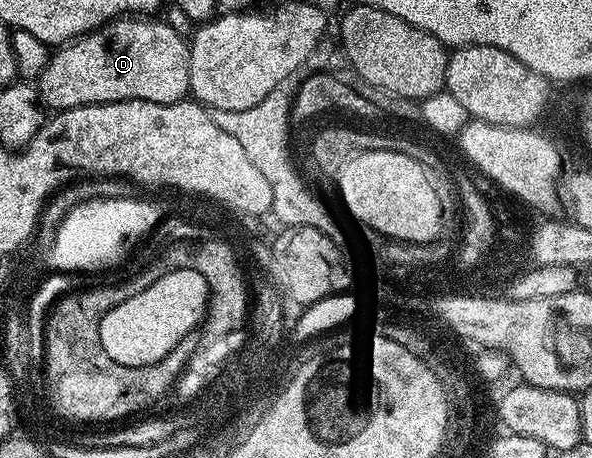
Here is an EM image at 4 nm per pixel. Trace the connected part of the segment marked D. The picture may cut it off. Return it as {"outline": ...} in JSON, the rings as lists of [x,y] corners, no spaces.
{"outline":[[[122,16],[114,18],[112,22],[106,22],[104,26],[91,34],[82,34],[73,41],[64,43],[60,48],[54,49],[49,55],[49,62],[43,68],[41,77],[36,79],[35,85],[39,91],[39,98],[46,107],[50,106],[50,111],[70,110],[80,106],[106,106],[108,102],[126,102],[127,100],[143,100],[144,102],[154,102],[155,104],[171,104],[182,101],[189,94],[189,42],[186,35],[175,32],[163,20],[152,22],[149,16]]]}

